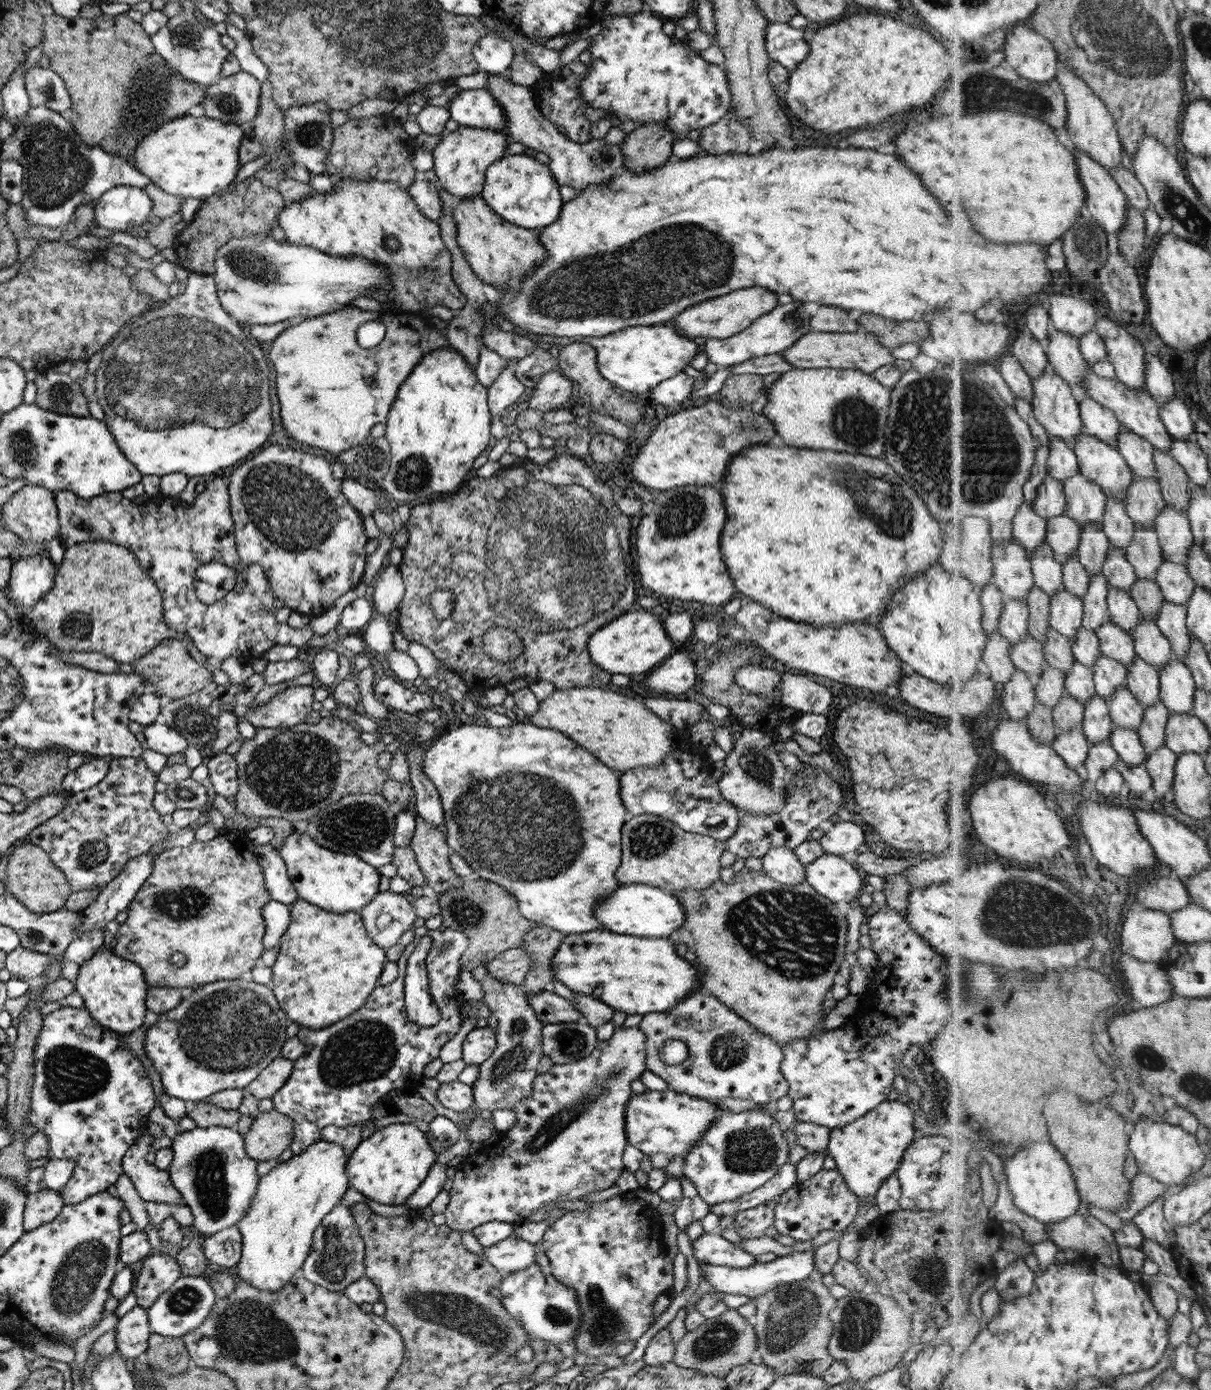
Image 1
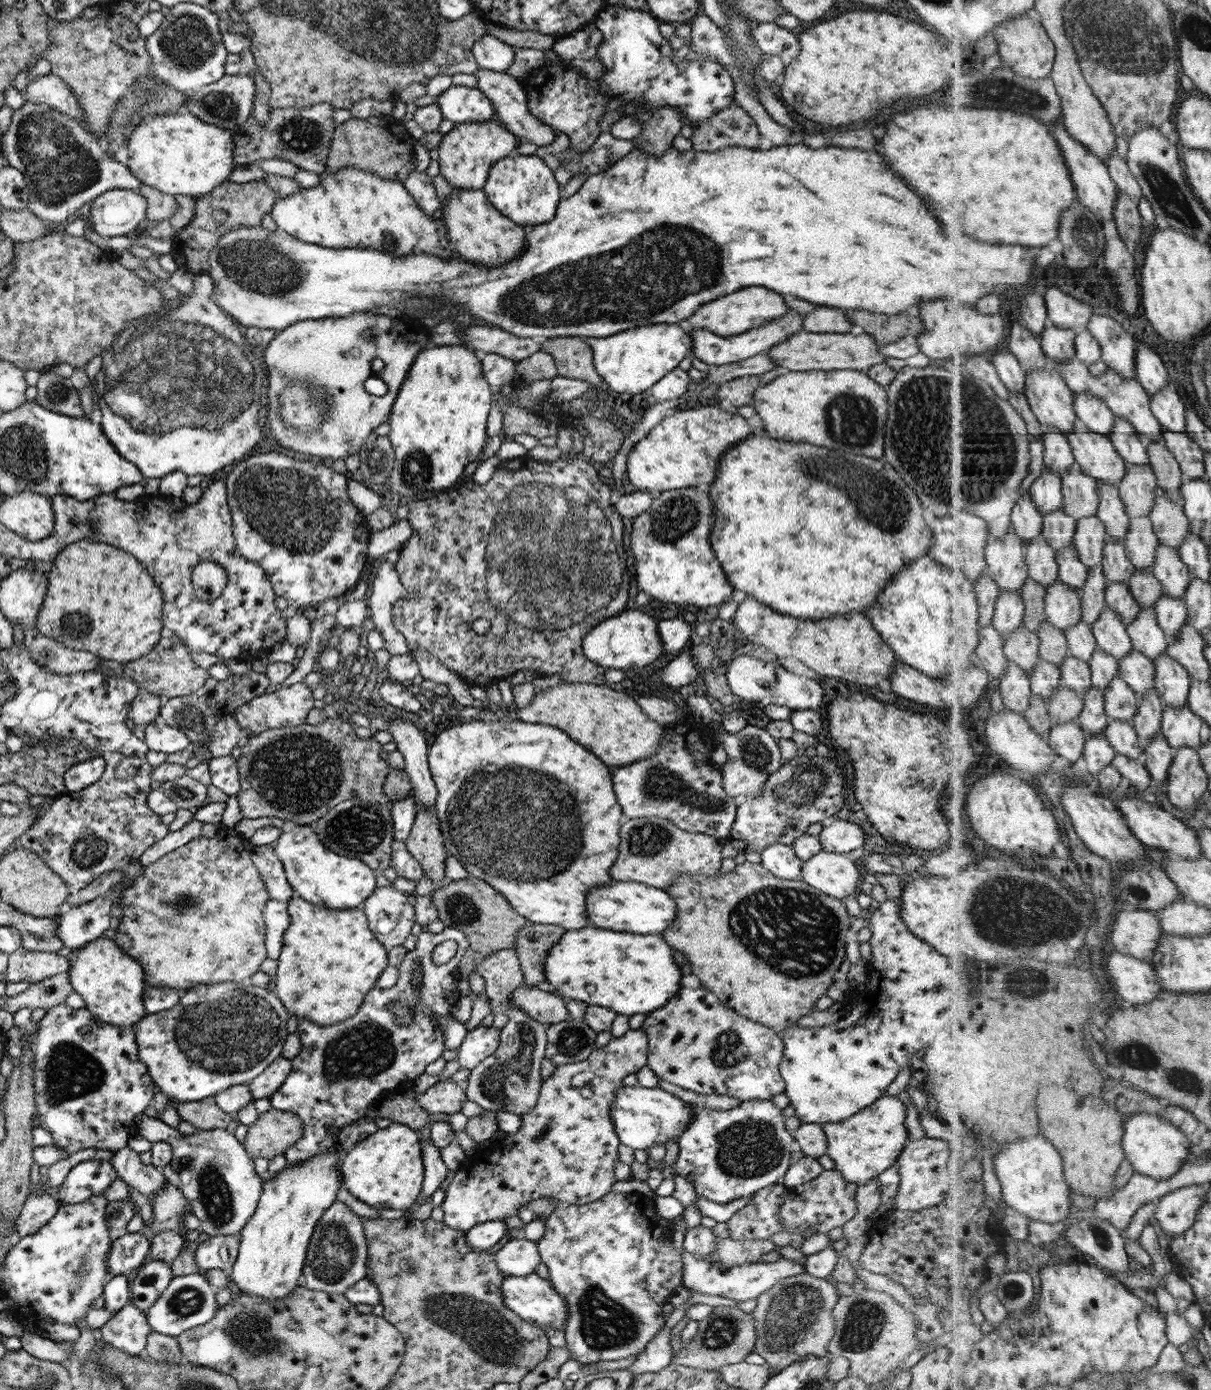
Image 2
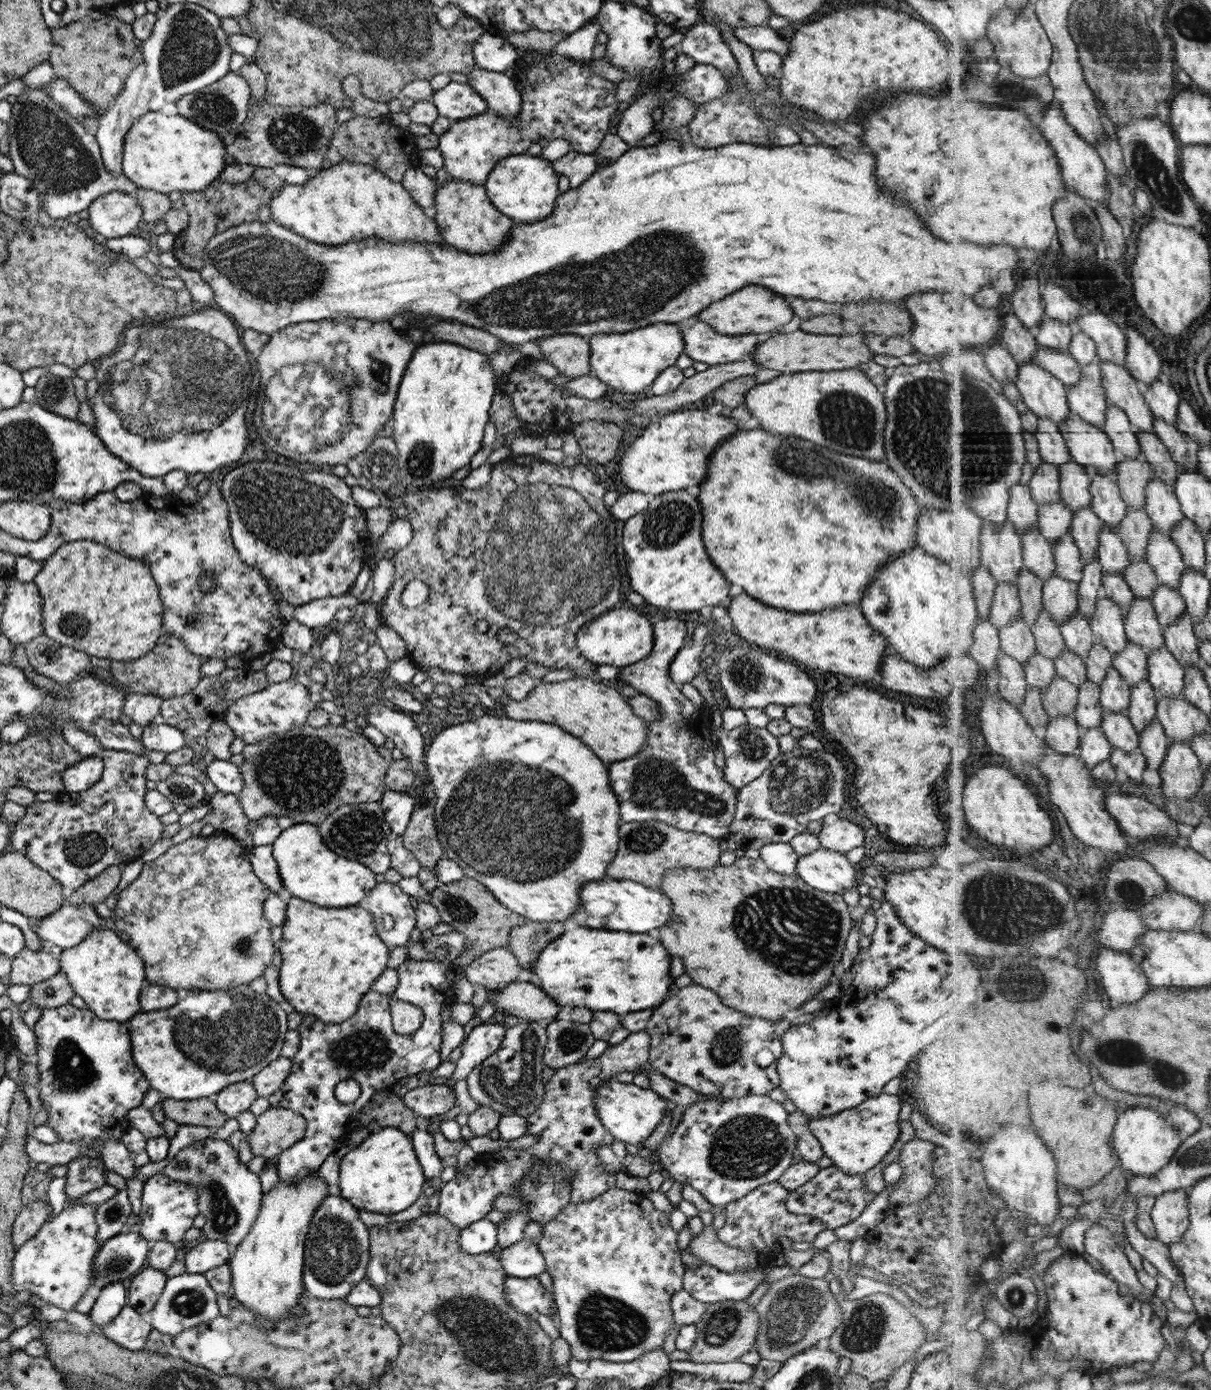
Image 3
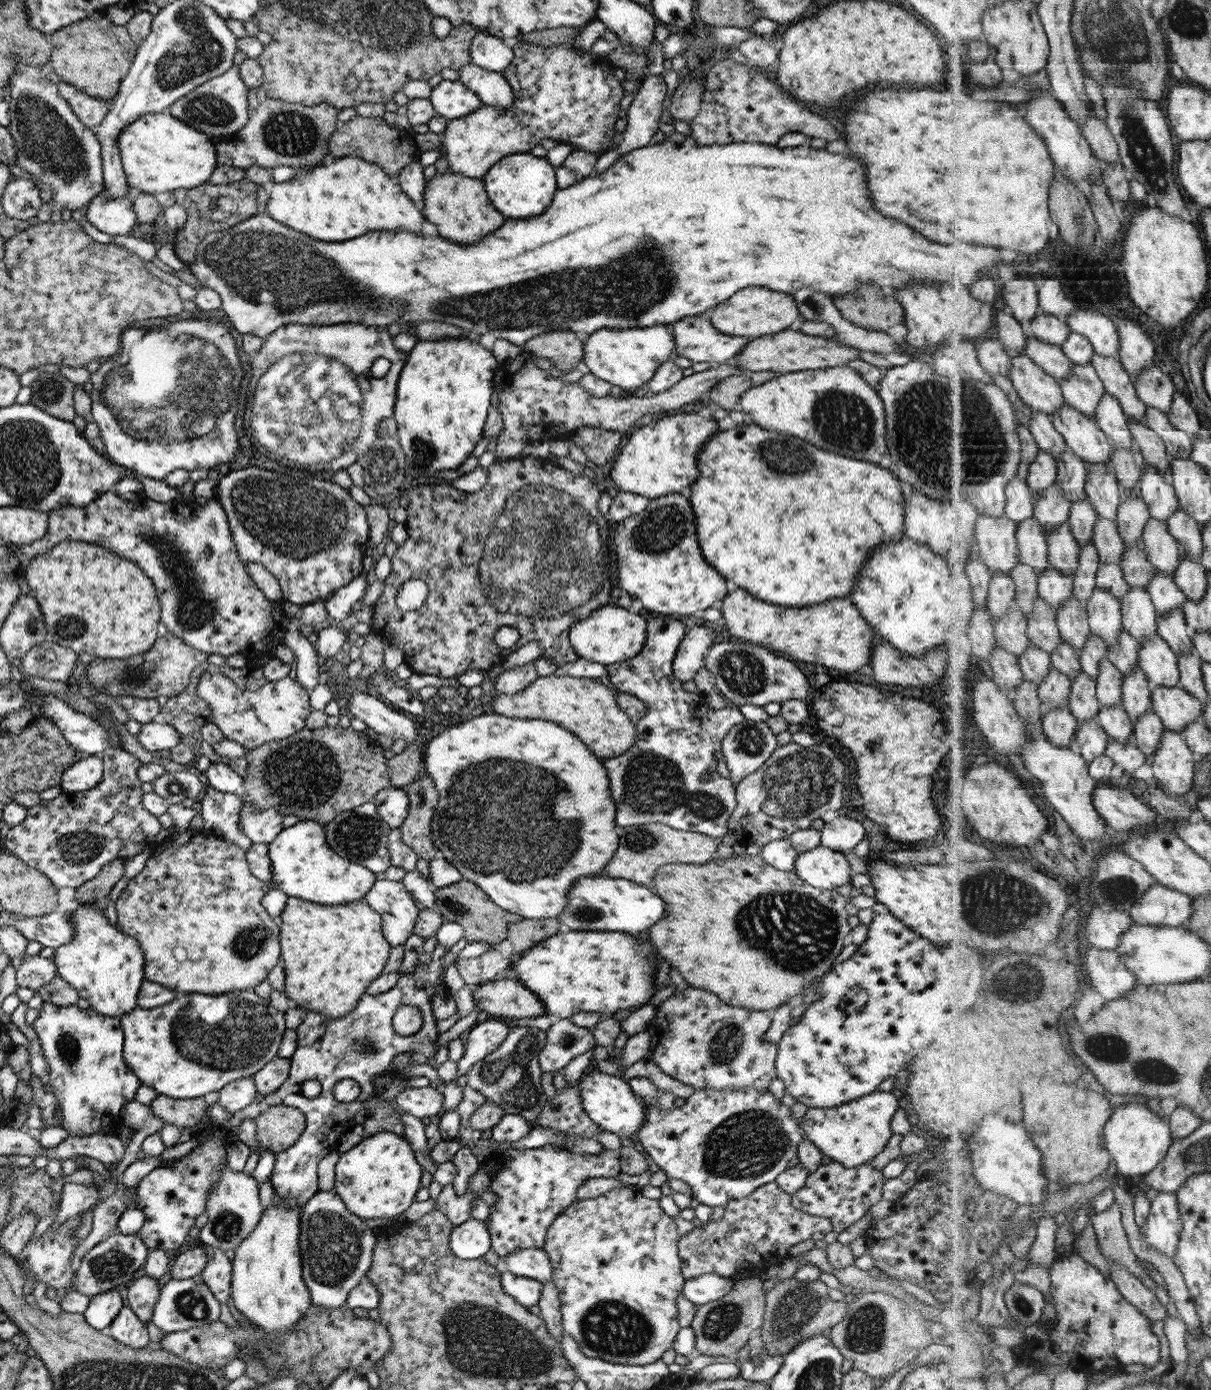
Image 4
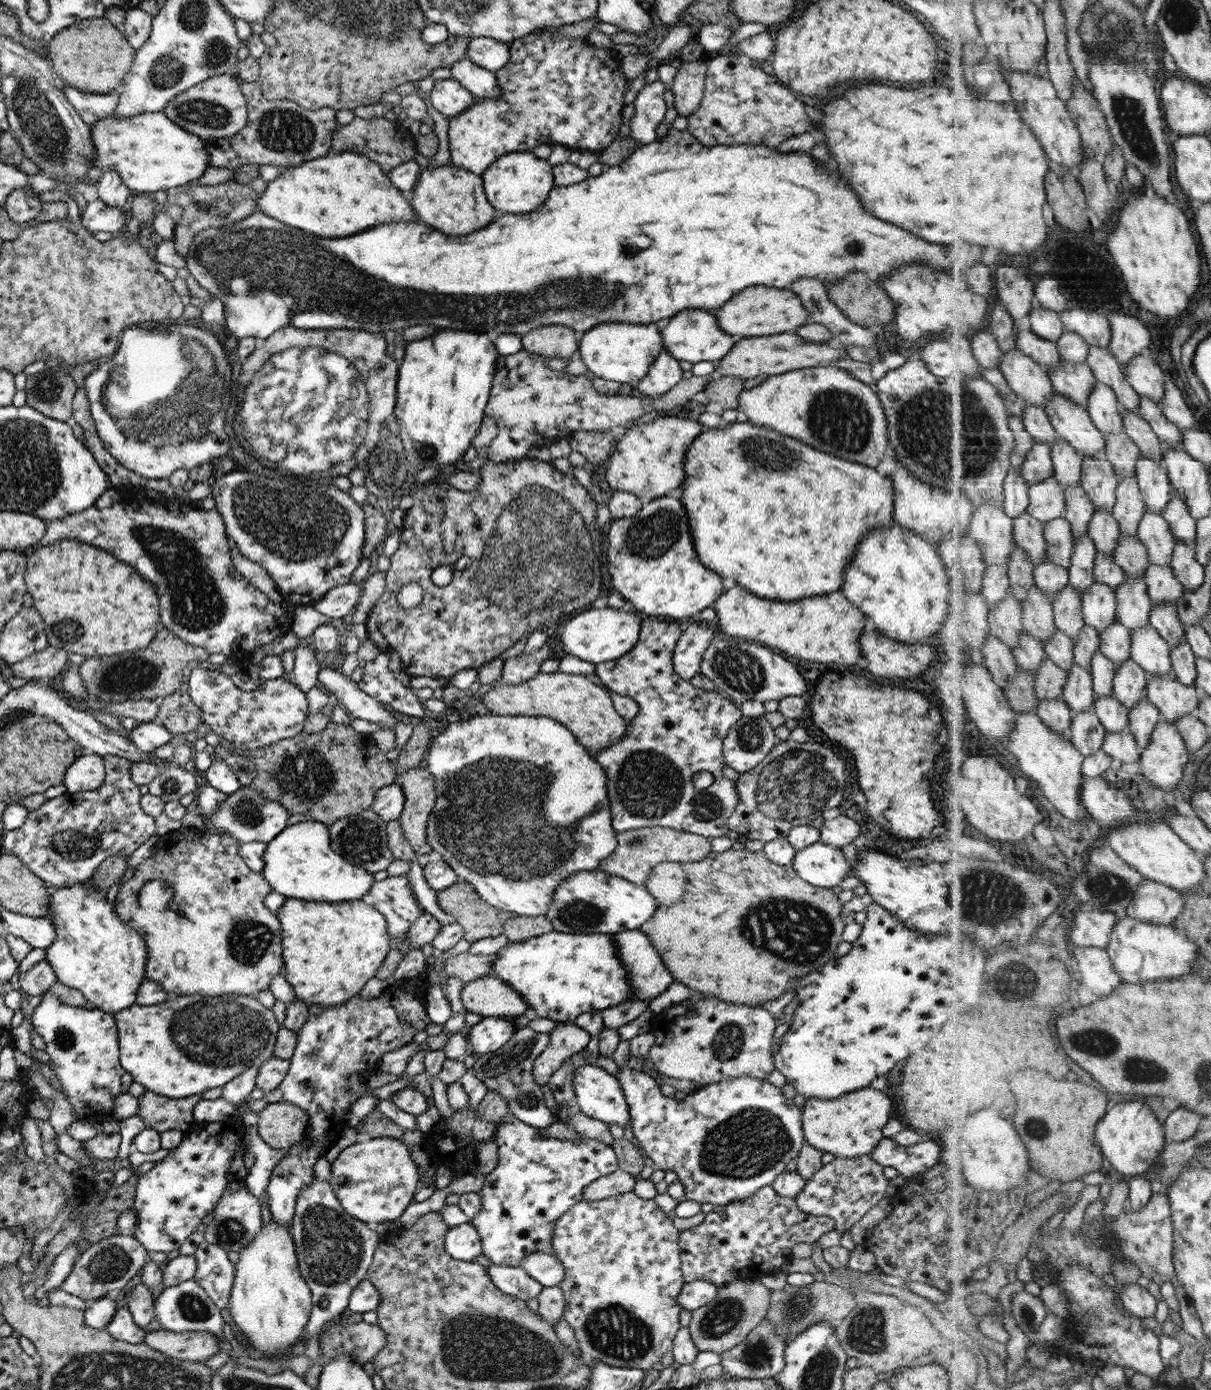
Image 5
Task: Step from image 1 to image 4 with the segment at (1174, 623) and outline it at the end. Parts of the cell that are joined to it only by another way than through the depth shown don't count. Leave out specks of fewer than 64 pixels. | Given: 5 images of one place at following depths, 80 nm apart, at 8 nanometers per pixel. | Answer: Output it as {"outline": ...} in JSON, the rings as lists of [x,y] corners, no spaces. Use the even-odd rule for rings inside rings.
{"outline":[[[1161,571],[1153,577],[1149,583],[1148,591],[1156,606],[1159,616],[1179,608],[1188,601],[1188,596],[1179,588],[1173,577],[1163,574]]]}

